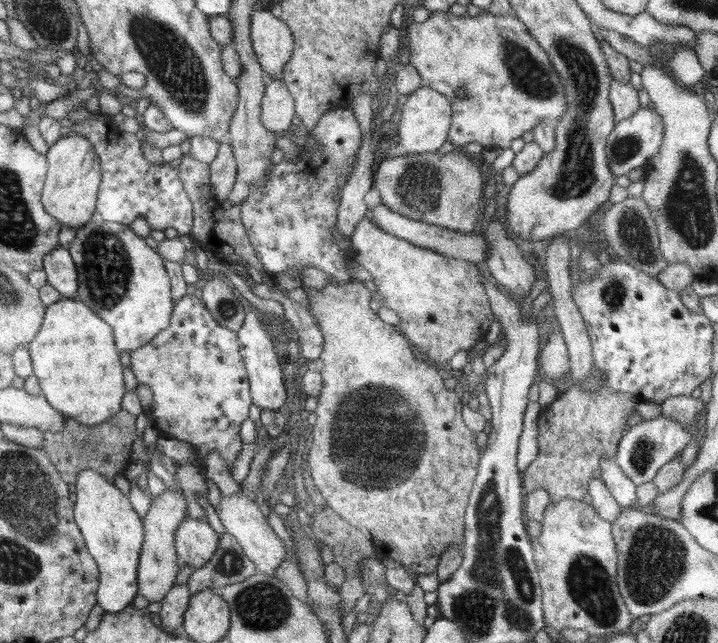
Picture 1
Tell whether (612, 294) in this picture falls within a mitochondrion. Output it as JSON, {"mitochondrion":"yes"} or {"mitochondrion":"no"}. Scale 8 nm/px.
{"mitochondrion":"yes"}

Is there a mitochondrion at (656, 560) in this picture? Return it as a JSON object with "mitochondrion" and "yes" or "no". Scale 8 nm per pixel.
{"mitochondrion":"yes"}

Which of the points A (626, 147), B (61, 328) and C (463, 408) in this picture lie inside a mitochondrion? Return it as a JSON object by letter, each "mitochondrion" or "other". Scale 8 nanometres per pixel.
{"A":"mitochondrion","B":"other","C":"other"}

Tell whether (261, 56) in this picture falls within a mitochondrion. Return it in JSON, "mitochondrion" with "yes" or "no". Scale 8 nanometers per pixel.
{"mitochondrion":"no"}

